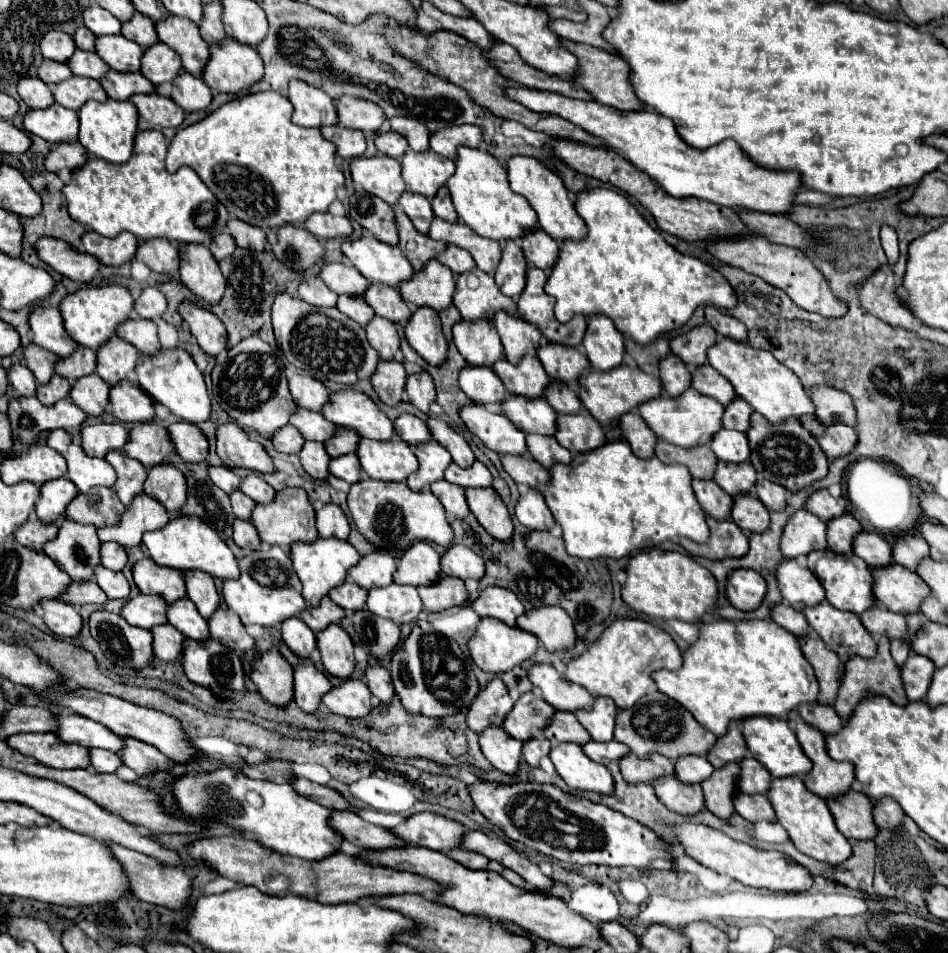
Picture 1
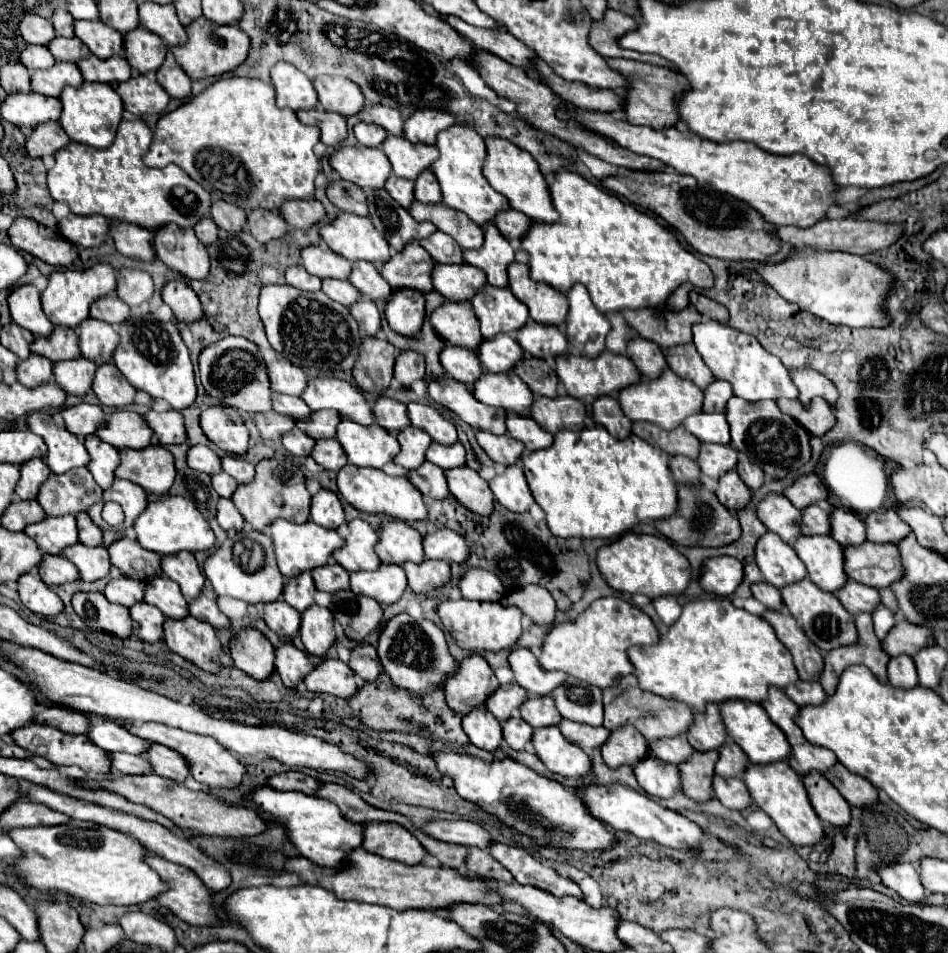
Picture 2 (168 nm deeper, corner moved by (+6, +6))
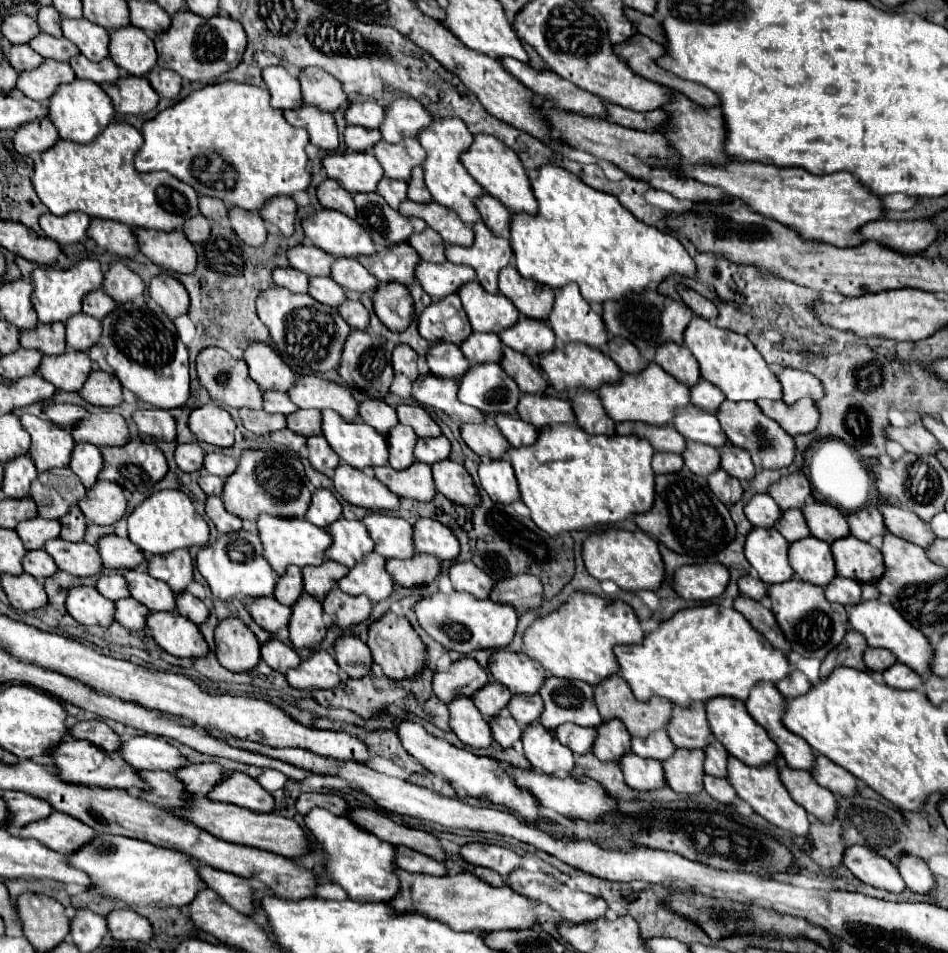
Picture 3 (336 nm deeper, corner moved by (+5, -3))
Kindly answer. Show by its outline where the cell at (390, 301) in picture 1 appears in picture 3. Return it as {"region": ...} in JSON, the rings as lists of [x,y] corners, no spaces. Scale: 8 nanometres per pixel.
{"region":[[[346,257],[336,259],[336,263],[332,265],[330,277],[344,289],[356,291],[356,293],[372,295],[378,287],[378,281],[374,279],[374,275],[370,275],[366,267],[362,267],[356,259],[346,259]]]}

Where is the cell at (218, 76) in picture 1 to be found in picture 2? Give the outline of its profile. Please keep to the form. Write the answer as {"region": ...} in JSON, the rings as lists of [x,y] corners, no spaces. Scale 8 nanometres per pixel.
{"region":[[[205,16],[195,18],[187,30],[187,44],[183,46],[169,46],[167,50],[175,56],[177,64],[185,70],[185,74],[195,80],[195,78],[209,78],[209,76],[219,76],[223,72],[229,72],[237,68],[241,62],[245,62],[249,54],[249,36],[237,26],[237,24],[217,24],[207,20]]]}

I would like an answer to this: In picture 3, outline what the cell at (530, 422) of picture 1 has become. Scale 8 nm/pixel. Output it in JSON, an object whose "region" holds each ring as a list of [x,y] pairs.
{"region":[[[496,363],[472,365],[462,377],[458,399],[484,413],[514,415],[520,399],[518,385]]]}

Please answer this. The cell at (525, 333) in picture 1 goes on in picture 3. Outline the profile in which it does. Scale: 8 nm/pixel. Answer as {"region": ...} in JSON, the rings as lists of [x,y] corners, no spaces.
{"region":[[[478,281],[466,283],[458,295],[476,333],[500,333],[516,325],[520,319],[520,311],[514,307],[514,303],[510,303],[510,299],[500,293],[492,295],[488,291],[482,291]]]}

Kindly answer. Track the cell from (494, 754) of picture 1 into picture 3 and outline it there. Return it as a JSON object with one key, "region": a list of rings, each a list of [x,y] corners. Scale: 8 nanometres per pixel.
{"region":[[[460,695],[452,703],[448,703],[448,711],[450,711],[450,727],[464,745],[472,749],[486,749],[492,745],[494,739],[490,723],[482,717],[478,707],[474,707],[472,699]]]}

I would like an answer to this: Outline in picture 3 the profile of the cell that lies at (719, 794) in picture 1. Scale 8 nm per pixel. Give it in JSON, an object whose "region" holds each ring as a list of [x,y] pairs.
{"region":[[[678,749],[670,759],[664,761],[664,773],[666,783],[672,791],[682,795],[698,795],[700,791],[704,791],[704,751]]]}

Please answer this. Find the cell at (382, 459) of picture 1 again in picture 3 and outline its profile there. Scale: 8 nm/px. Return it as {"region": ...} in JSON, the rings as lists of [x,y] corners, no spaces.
{"region":[[[322,411],[322,435],[338,453],[340,461],[356,467],[384,467],[388,465],[388,443],[366,423],[348,423],[336,411]]]}

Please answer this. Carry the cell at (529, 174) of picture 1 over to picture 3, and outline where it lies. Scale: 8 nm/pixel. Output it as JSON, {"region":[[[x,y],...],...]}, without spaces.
{"region":[[[484,133],[474,135],[472,147],[460,159],[462,159],[464,167],[468,169],[468,173],[486,189],[486,193],[490,193],[494,199],[498,199],[510,211],[530,211],[530,215],[534,215],[534,211],[538,211],[538,203],[536,203],[534,195],[530,195],[530,179],[524,171],[522,161],[500,139],[496,139],[492,135],[484,135]]]}

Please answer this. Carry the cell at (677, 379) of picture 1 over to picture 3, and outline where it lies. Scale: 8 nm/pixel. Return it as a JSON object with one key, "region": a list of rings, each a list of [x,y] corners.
{"region":[[[610,337],[608,347],[610,347],[610,357],[616,361],[616,365],[624,373],[640,373],[650,363],[648,359],[642,357],[642,353],[628,339]]]}

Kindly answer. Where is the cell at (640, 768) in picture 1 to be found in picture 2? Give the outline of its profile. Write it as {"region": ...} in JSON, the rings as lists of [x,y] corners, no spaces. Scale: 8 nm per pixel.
{"region":[[[621,726],[611,730],[611,736],[601,746],[601,756],[607,766],[633,766],[649,752],[647,740],[641,738],[635,726]]]}

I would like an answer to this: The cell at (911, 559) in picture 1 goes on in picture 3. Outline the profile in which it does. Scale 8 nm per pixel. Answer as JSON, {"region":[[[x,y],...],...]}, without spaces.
{"region":[[[868,505],[856,513],[850,513],[848,525],[852,535],[860,541],[870,541],[872,537],[884,537],[888,533],[882,513],[874,505]]]}

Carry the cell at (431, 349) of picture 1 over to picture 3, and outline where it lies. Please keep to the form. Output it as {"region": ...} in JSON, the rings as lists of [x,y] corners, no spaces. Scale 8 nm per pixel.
{"region":[[[386,283],[378,285],[372,295],[374,313],[390,331],[402,331],[414,319],[414,301],[406,285]]]}

